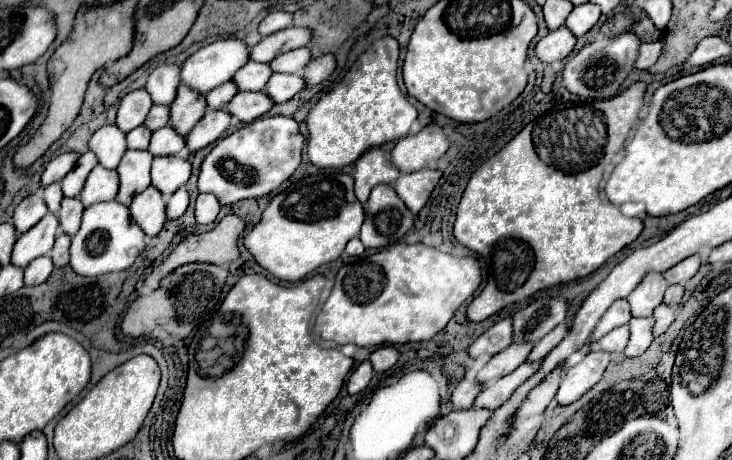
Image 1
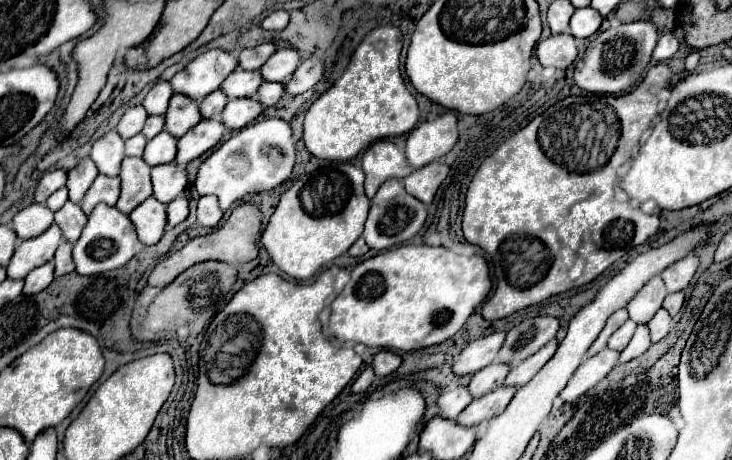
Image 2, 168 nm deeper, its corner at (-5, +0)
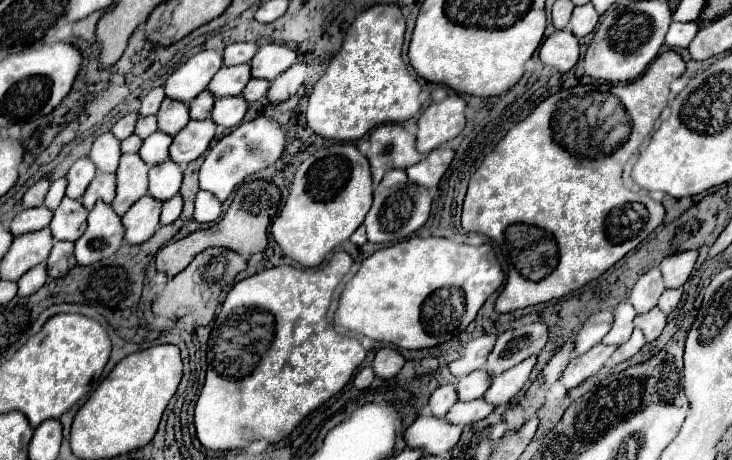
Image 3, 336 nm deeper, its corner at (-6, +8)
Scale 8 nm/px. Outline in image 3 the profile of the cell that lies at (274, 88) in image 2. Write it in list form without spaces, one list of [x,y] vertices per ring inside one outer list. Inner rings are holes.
[[[252,78],[252,80],[246,84],[246,90],[242,90],[242,98],[244,98],[246,102],[250,102],[250,104],[252,104],[252,102],[258,102],[258,100],[262,100],[262,98],[266,96],[268,86],[270,86],[270,82]]]

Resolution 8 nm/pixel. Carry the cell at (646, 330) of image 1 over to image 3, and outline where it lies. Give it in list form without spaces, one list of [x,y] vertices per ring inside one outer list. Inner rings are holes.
[[[636,328],[634,334],[632,334],[632,338],[630,338],[626,344],[622,344],[622,346],[616,348],[616,352],[612,354],[612,362],[614,362],[614,364],[620,364],[620,362],[630,360],[630,358],[632,358],[644,344],[646,344],[644,334],[642,334],[642,330]]]

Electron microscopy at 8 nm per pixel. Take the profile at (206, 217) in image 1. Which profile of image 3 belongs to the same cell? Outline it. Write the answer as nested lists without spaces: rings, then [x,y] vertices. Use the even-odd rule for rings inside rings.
[[[198,192],[196,196],[196,210],[194,210],[194,220],[196,222],[214,222],[222,214],[222,204],[214,194],[210,192]]]

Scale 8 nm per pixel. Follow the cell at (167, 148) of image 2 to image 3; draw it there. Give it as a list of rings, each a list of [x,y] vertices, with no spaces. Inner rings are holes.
[[[154,132],[150,134],[144,142],[142,142],[142,148],[138,150],[138,156],[142,156],[142,160],[148,164],[148,166],[154,166],[154,164],[160,164],[168,158],[168,148],[172,144],[172,136],[168,134],[162,134],[162,132]]]

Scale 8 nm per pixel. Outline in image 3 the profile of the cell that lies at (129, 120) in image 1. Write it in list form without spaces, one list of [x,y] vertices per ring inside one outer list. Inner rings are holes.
[[[128,114],[128,116],[120,118],[120,120],[112,126],[110,132],[112,132],[118,140],[128,138],[128,136],[134,132],[134,122],[136,122],[136,118],[138,118],[138,114]]]

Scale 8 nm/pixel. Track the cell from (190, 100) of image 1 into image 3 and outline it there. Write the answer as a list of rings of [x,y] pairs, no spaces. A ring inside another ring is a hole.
[[[164,98],[156,118],[158,118],[158,130],[160,132],[176,136],[188,124],[190,114],[188,114],[188,106],[184,102]]]

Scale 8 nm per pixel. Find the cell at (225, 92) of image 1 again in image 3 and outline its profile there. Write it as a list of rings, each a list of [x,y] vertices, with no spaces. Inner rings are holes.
[[[204,90],[202,94],[198,94],[198,96],[188,104],[190,120],[206,120],[206,118],[210,118],[212,106],[214,106],[214,96],[212,96],[208,90]]]

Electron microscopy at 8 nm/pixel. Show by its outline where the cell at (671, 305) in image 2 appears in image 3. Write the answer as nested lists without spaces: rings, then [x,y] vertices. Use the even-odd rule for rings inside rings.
[[[666,290],[662,296],[660,296],[660,302],[658,302],[658,308],[662,308],[666,314],[670,314],[678,302],[682,298],[682,290]]]

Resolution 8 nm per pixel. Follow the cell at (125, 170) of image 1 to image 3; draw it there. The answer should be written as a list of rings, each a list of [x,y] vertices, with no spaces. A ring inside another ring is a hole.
[[[124,154],[120,158],[116,184],[116,198],[110,206],[116,214],[124,216],[128,208],[148,192],[148,166],[138,154]]]

